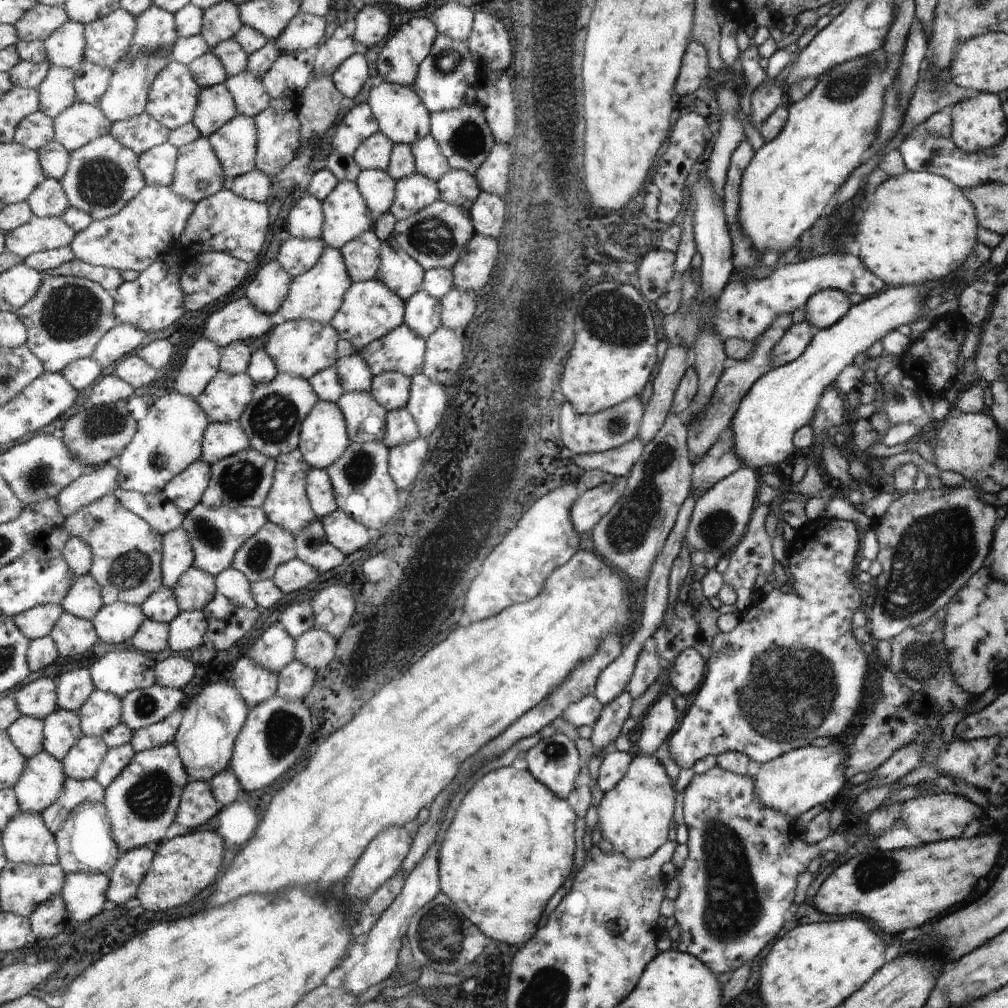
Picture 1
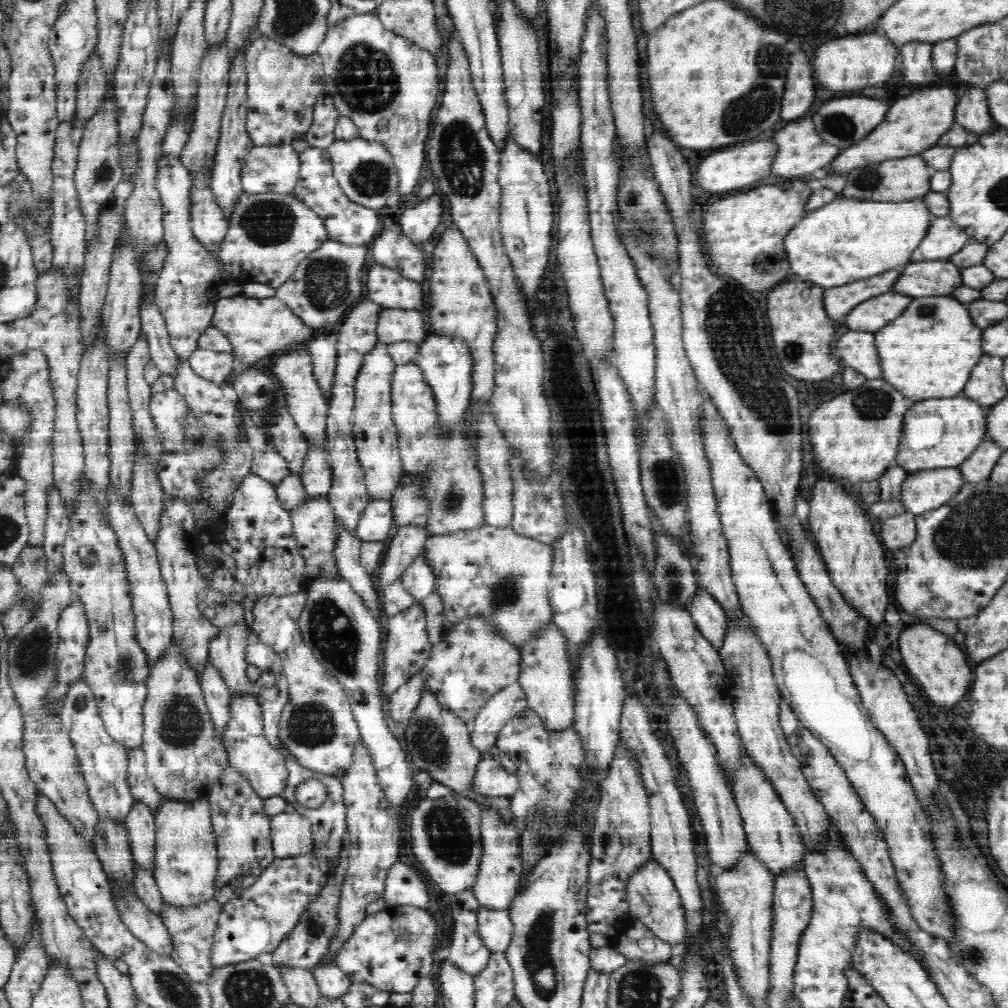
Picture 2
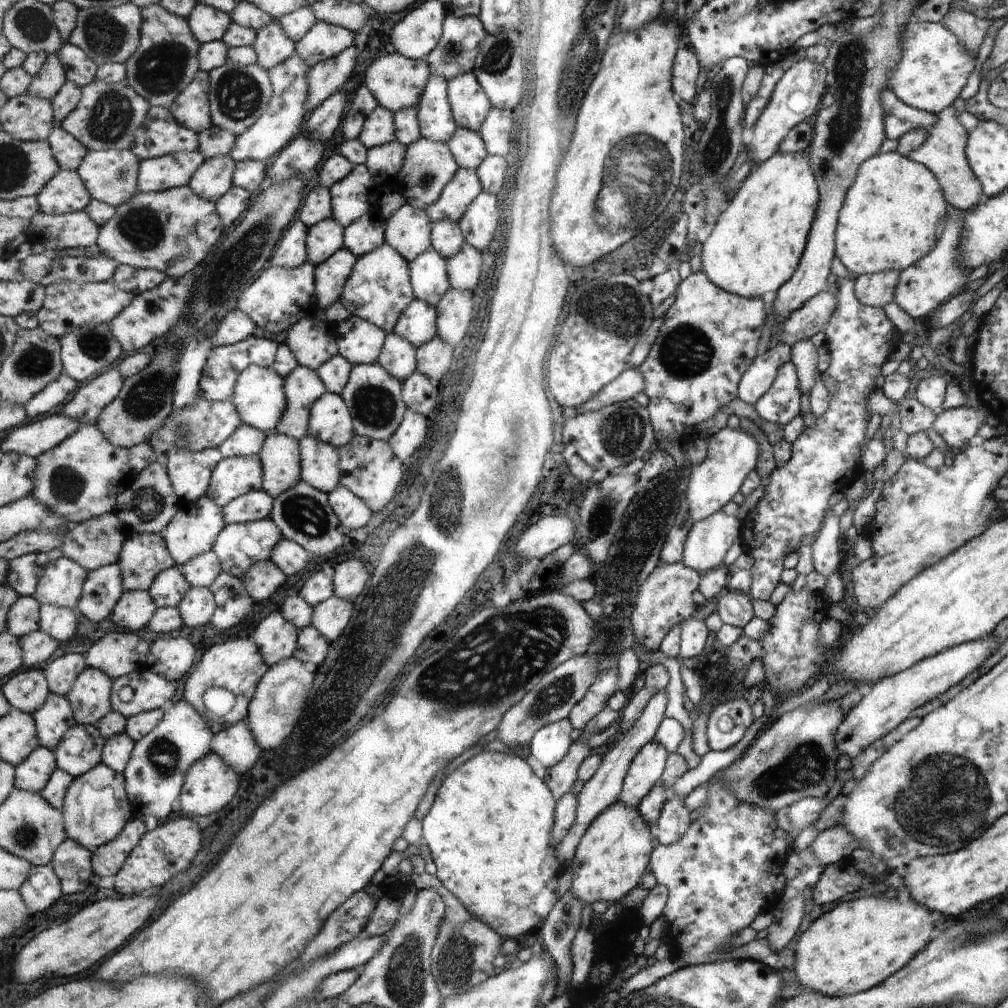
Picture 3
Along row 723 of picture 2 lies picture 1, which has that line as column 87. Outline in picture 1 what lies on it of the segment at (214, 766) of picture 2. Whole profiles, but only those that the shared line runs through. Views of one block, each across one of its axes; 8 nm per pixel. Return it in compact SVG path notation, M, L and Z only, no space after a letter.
M112 133L75 150L68 174L61 181L72 207L92 214L95 220L120 214L148 185L140 168L140 155L124 146Z

